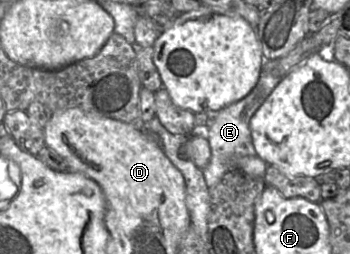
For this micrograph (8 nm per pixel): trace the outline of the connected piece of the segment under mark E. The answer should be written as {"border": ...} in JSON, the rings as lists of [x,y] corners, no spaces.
{"border":[[[280,59],[266,60],[262,66],[258,83],[248,95],[215,113],[208,114],[204,135],[211,147],[211,159],[202,171],[209,188],[216,185],[224,174],[233,169],[234,159],[243,156],[257,156],[252,141],[250,121],[282,79]]]}

